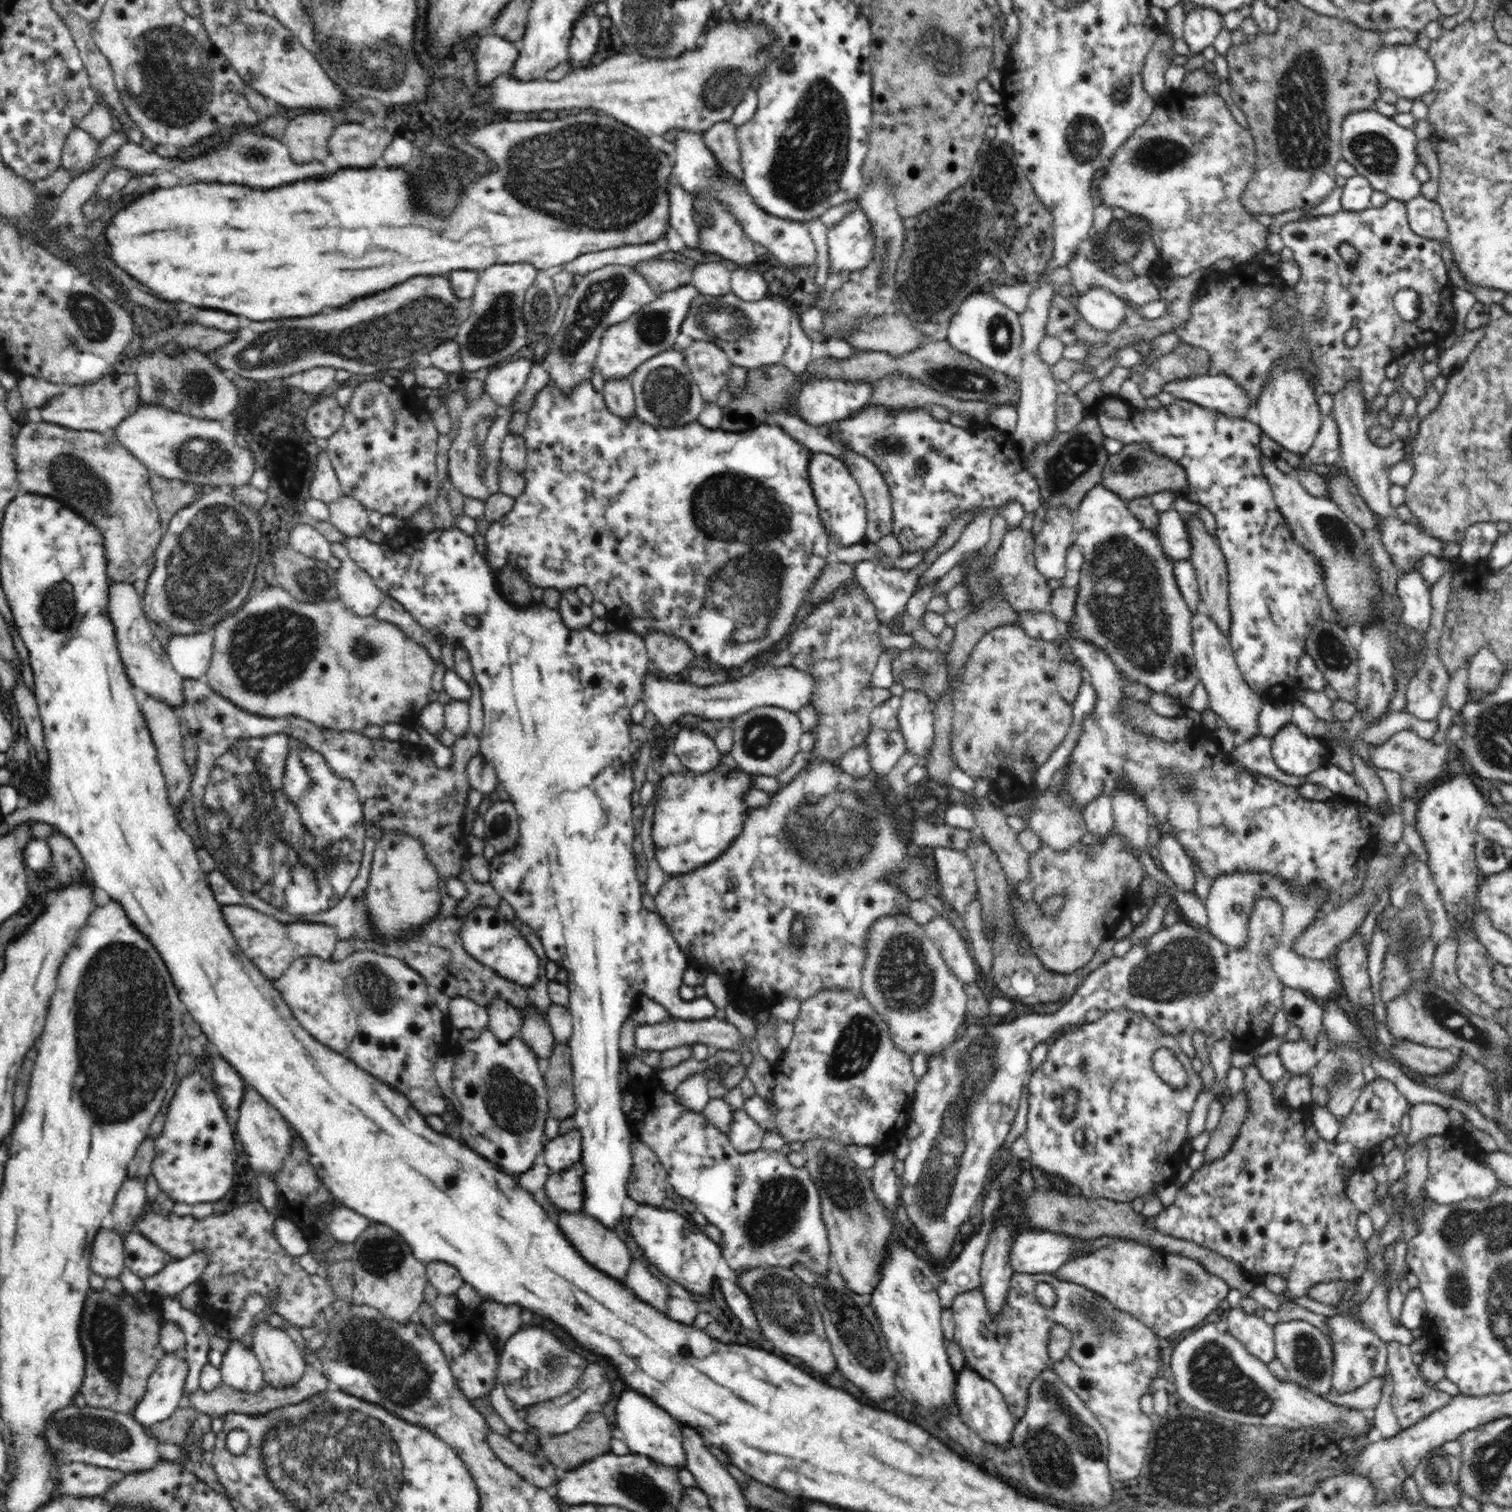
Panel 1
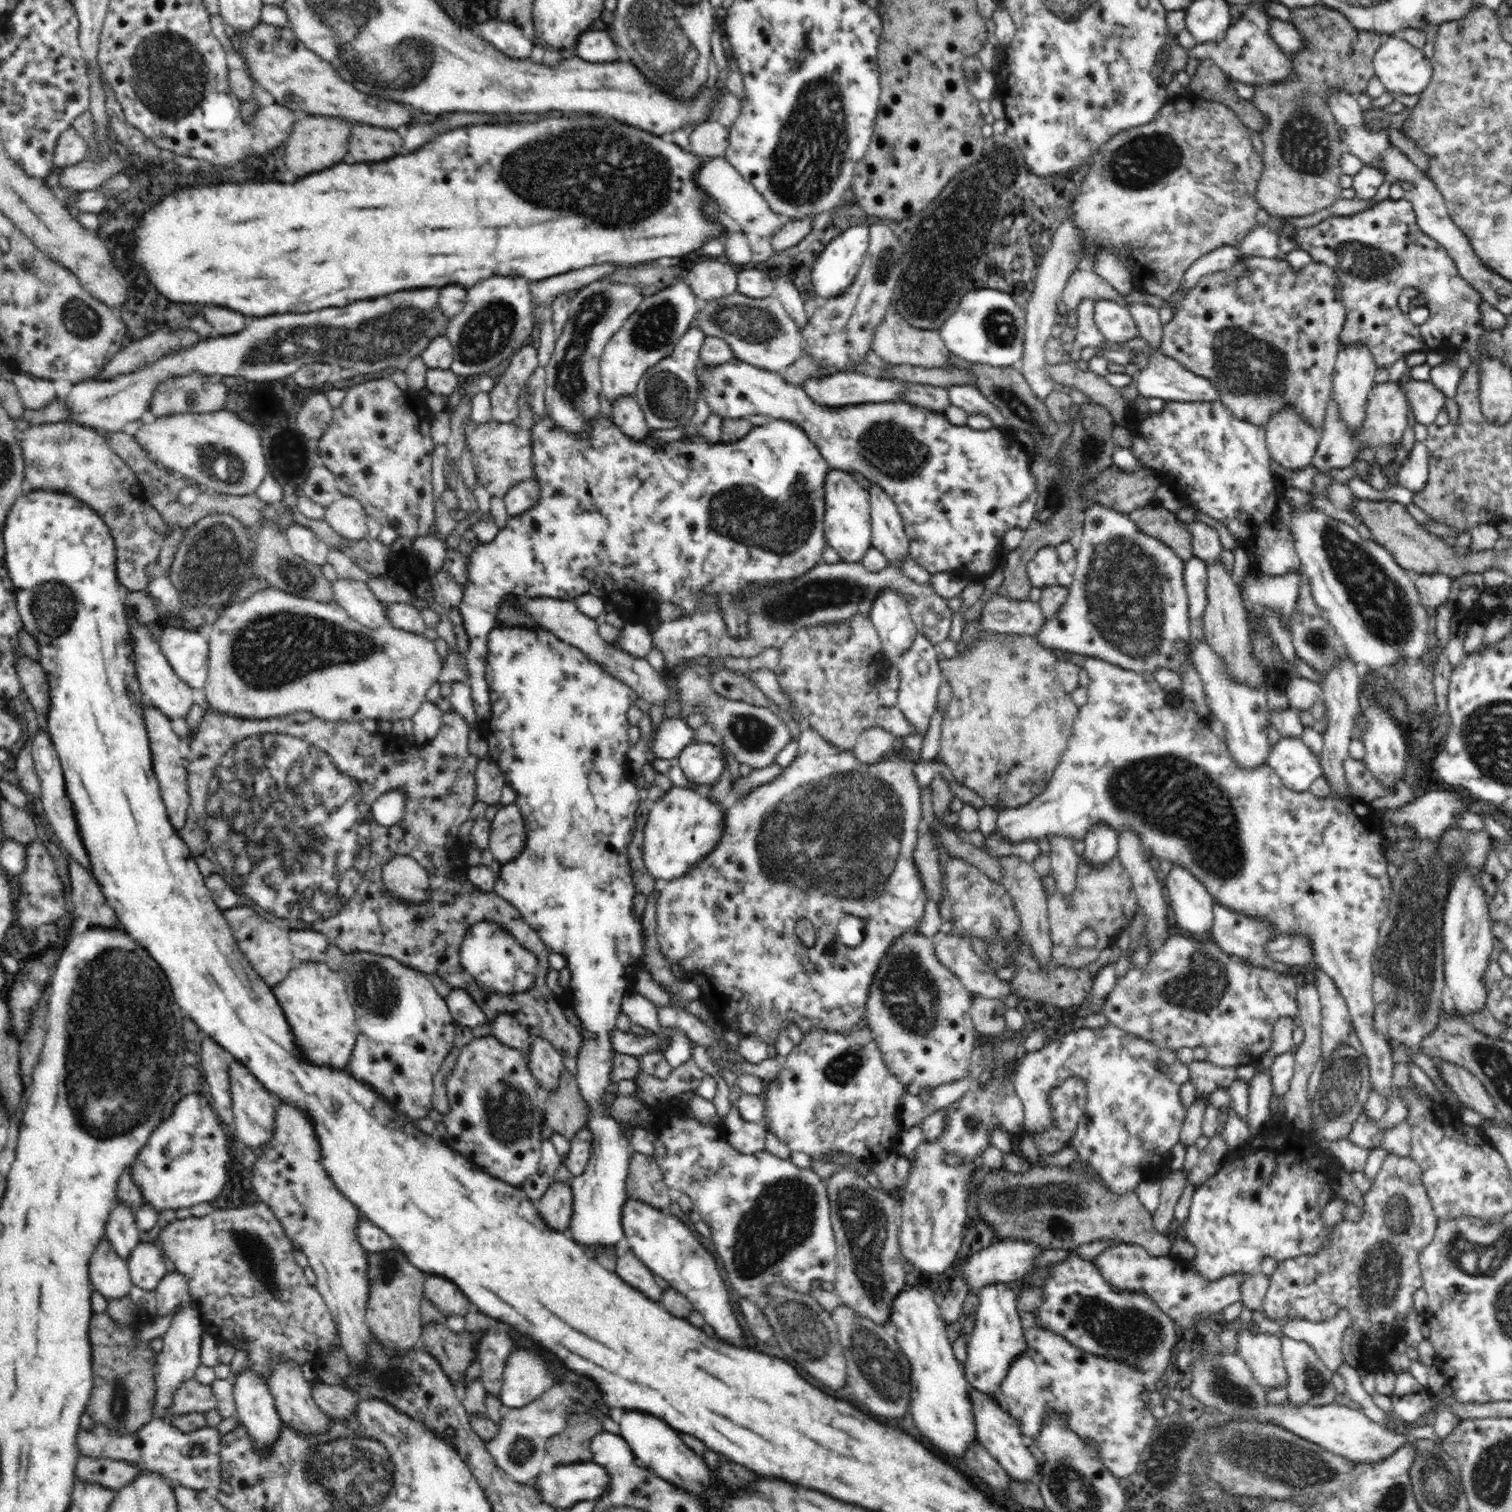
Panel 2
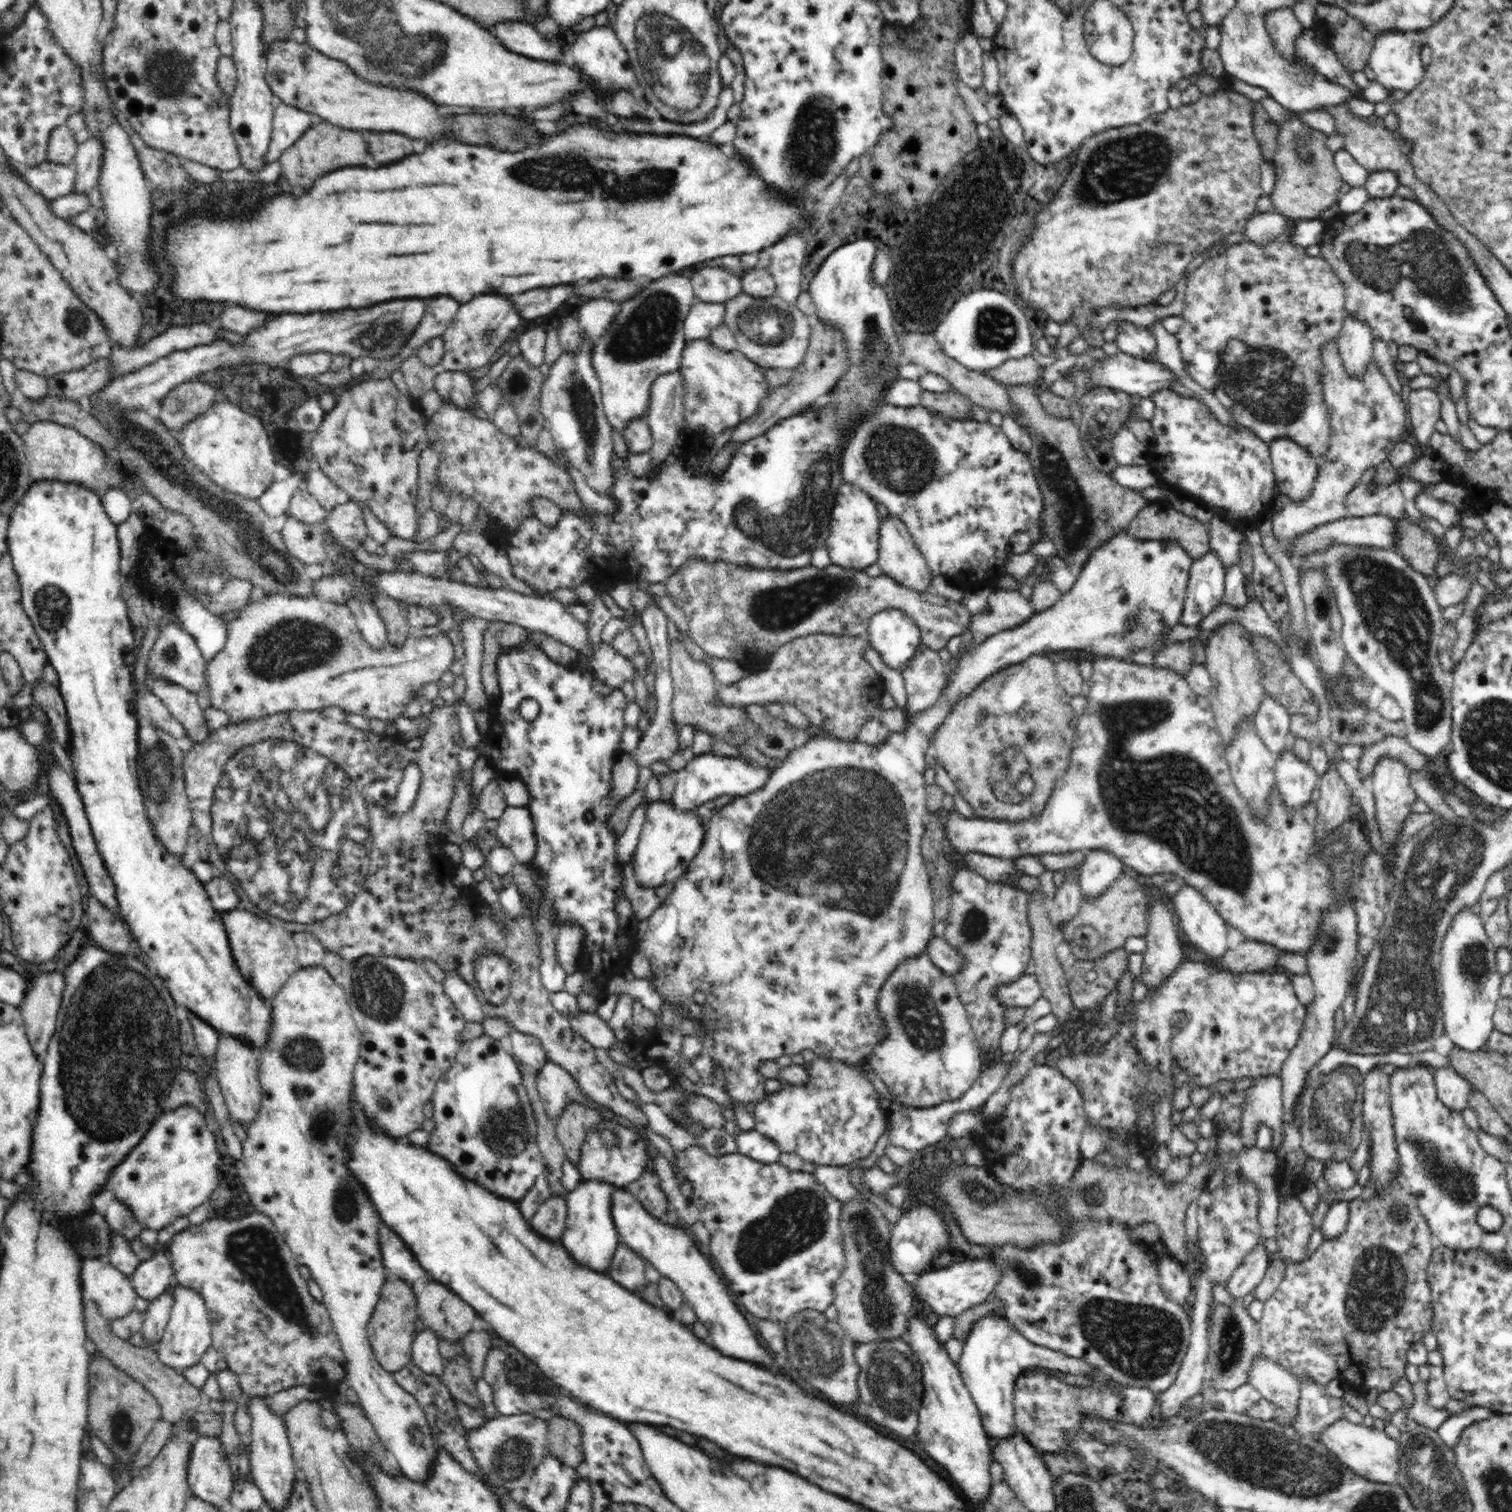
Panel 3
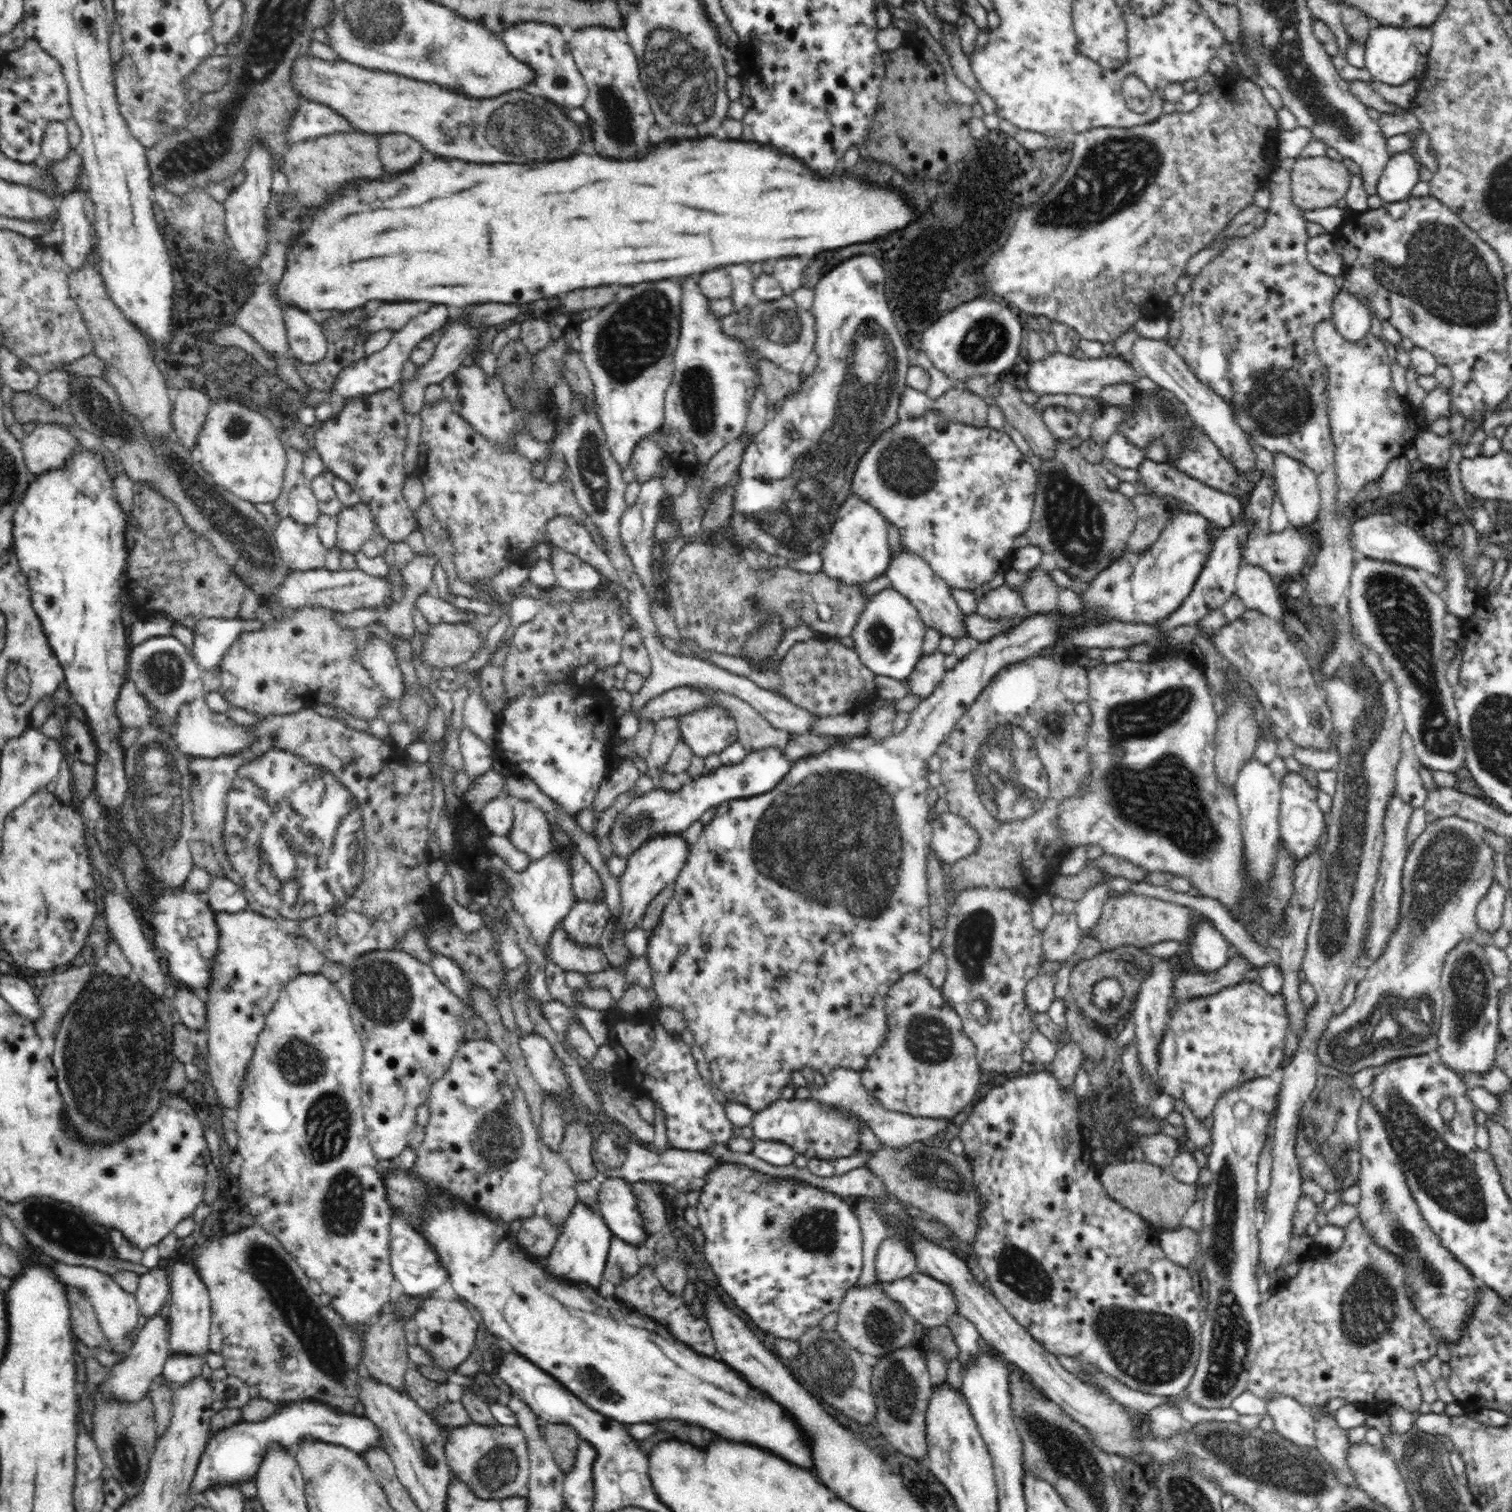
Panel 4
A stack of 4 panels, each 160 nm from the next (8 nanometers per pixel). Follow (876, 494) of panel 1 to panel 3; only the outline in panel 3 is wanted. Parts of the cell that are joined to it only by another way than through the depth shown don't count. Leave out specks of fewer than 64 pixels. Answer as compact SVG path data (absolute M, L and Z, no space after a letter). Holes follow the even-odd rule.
M889 514L889 517L880 520L879 546L877 563L881 566L882 573L902 586L907 586L918 592L931 591L932 571L926 564L926 559L922 556L920 549L916 547L912 536L903 522Z

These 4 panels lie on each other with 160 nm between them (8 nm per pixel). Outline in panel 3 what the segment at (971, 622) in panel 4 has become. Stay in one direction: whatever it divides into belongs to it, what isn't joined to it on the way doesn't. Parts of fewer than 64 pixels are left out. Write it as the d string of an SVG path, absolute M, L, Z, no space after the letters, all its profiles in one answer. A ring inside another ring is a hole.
M690 557L685 565L678 569L666 585L666 594L672 602L682 609L688 621L686 634L683 632L677 636L690 637L694 644L706 651L711 657L732 659L739 664L758 660L762 656L772 654L778 647L804 635L822 633L846 636L865 635L873 614L879 610L895 608L903 610L918 625L921 632L921 644L939 651L946 647L952 636L958 636L970 629L973 616L962 603L954 602L935 594L932 590L918 592L907 586L902 586L893 578L881 573L872 578L865 571L846 569L841 566L830 565L826 568L816 568L808 565L801 569L752 569L750 567L736 567L726 561L702 561L696 557ZM748 574L746 586L734 586L732 582L740 578L740 575Z

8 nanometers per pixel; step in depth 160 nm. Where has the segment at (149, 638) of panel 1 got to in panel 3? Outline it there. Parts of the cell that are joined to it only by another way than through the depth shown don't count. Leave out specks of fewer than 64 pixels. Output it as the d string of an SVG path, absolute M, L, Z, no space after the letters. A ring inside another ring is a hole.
M146 674L146 677L147 688L158 696L172 716L182 723L193 743L202 742L214 733L206 727L205 709L198 704L197 693L190 692L175 683L156 681L151 674Z

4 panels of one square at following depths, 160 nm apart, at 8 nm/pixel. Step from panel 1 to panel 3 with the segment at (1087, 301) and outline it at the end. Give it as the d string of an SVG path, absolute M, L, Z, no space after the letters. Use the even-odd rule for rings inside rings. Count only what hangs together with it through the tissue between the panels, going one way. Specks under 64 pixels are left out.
M1122 320L1121 329L1115 339L1120 352L1133 355L1136 359L1152 361L1150 354L1156 352L1156 338L1149 328L1138 327Z

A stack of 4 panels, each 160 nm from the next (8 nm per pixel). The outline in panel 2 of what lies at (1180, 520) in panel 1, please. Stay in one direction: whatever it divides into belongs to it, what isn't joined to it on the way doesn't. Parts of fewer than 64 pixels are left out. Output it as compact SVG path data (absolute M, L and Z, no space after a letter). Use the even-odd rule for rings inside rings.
M1197 520L1188 524L1182 523L1185 524L1185 528L1191 533L1192 553L1194 553L1194 556L1207 564L1219 562L1224 548L1218 532L1212 526Z

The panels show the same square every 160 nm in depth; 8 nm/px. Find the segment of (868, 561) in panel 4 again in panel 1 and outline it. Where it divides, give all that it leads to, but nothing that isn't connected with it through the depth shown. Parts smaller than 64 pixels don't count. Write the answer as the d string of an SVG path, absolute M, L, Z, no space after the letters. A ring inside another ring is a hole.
M824 453L812 454L808 477L818 503L822 525L829 540L840 547L854 547L856 544L865 542L867 510L858 481L852 477L847 465L836 457Z

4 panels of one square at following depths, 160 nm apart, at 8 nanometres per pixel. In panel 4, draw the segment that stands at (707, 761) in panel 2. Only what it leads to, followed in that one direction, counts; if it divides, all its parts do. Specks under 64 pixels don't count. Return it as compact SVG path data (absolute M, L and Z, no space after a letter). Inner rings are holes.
M766 747L748 753L743 761L723 765L711 773L699 776L691 781L689 778L673 792L658 786L657 789L634 797L633 800L617 815L609 832L613 854L628 858L642 842L654 838L656 834L682 834L696 820L699 820L711 807L718 807L723 802L750 798L772 790L790 772L792 762L777 747Z

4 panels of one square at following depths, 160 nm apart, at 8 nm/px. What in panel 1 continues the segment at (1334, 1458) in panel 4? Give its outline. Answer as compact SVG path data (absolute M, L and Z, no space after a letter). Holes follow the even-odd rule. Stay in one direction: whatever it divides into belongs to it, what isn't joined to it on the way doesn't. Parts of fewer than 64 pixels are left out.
M1286 1320L1273 1327L1275 1354L1288 1371L1288 1380L1317 1396L1327 1394L1332 1388L1333 1354L1330 1341L1323 1332L1305 1320Z

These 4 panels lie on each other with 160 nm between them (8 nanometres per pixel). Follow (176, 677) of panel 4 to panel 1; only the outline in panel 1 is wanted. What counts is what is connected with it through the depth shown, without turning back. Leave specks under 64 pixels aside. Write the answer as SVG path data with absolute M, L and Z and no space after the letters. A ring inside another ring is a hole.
M212 631L172 634L165 651L174 670L184 679L204 679L213 655Z

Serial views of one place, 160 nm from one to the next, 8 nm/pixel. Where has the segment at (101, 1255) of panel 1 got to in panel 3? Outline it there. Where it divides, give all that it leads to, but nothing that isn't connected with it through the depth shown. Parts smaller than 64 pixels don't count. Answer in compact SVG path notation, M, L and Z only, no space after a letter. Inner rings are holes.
M91 1257L82 1260L81 1289L98 1307L106 1320L116 1320L134 1310L137 1292L131 1279L112 1265L108 1258Z

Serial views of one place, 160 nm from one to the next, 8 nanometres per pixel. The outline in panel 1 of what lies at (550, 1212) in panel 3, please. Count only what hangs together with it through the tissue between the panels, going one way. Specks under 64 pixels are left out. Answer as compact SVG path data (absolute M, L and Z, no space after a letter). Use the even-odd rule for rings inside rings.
M580 1160L566 1170L552 1171L548 1175L543 1191L553 1210L566 1212L582 1210L585 1197L582 1179L584 1173L584 1163Z

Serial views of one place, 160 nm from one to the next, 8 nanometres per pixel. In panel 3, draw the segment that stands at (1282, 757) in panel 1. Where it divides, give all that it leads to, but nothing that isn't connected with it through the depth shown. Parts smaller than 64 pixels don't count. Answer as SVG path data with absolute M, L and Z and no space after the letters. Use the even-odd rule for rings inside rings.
M1282 750L1276 756L1274 778L1281 799L1288 808L1300 808L1308 804L1319 782L1317 772L1308 762L1300 760L1292 750Z

